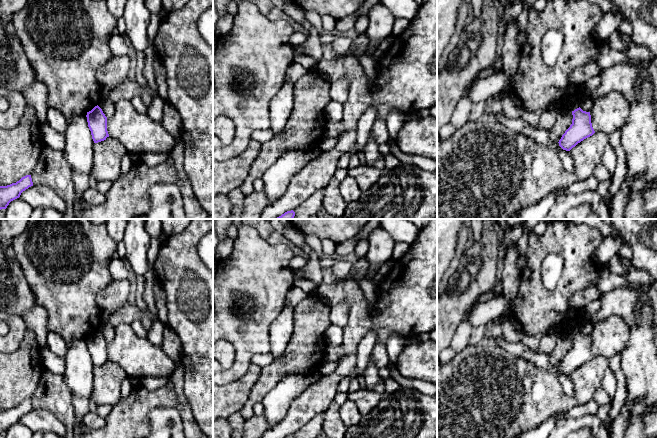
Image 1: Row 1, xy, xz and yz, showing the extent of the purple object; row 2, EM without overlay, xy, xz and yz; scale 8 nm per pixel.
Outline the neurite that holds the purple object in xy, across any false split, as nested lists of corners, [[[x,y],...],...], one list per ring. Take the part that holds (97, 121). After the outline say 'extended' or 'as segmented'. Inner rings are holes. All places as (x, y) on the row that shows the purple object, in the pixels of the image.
[[[97,105],[91,111],[87,112],[86,117],[94,143],[106,140],[106,138],[109,137],[107,117],[102,109]]]; as segmented

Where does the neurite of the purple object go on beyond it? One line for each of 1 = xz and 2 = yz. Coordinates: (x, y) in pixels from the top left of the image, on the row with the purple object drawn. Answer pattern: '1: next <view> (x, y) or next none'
1: next none
2: next none

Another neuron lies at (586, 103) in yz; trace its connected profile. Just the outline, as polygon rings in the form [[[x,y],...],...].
[[[583,97],[580,101],[580,108],[583,111],[589,112],[592,108],[593,100],[589,97]]]

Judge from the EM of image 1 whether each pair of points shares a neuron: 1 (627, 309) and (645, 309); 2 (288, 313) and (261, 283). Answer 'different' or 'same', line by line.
1: different
2: different

